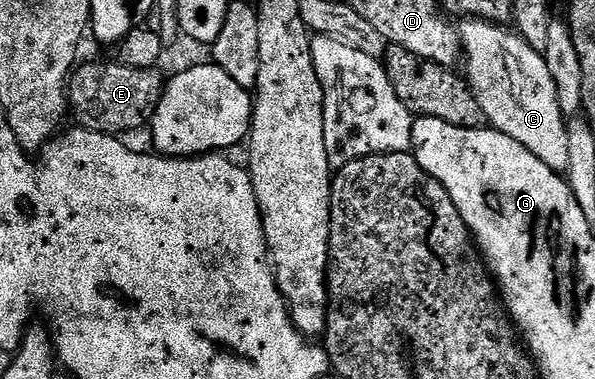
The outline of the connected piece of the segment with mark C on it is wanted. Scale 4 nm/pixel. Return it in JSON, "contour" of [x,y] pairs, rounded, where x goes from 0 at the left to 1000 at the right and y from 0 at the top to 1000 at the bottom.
{"contour":[[[790,47],[776,61],[771,98],[780,193],[798,264],[805,264],[805,285],[812,285],[817,325],[840,354],[879,380],[886,401],[906,412],[919,443],[948,462],[956,430],[956,338],[953,309],[941,290],[933,214],[919,179],[914,140],[847,66],[817,58],[813,47]]]}

